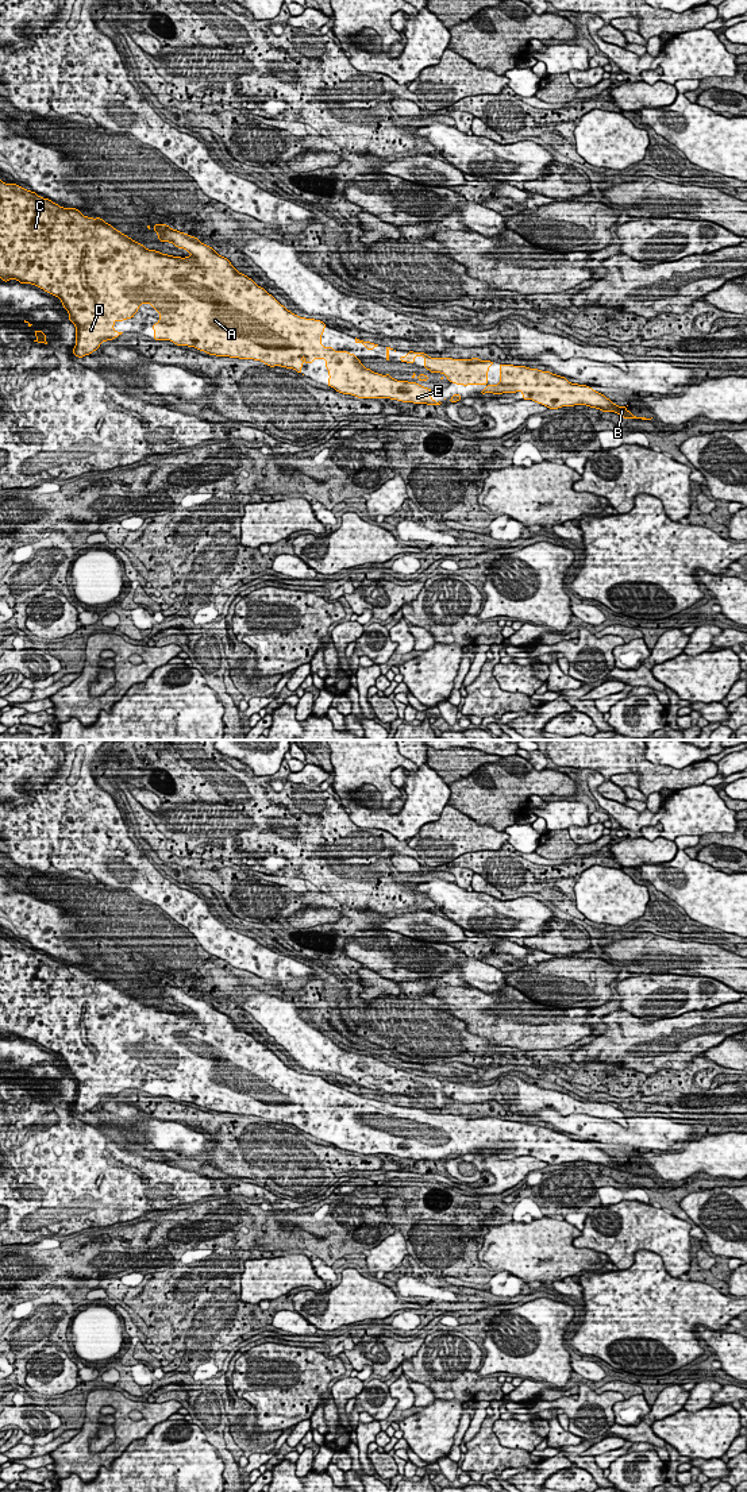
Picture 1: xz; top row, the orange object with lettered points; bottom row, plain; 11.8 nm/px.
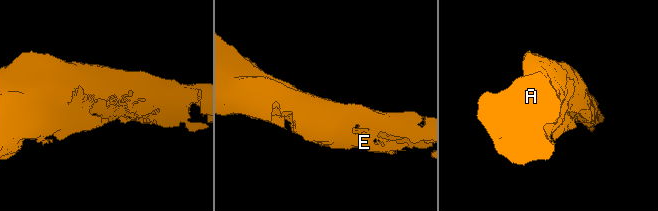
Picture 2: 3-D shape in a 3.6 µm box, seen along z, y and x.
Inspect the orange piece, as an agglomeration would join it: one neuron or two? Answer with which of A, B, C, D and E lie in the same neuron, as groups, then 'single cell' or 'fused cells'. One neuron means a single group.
groups A B C D E; single cell

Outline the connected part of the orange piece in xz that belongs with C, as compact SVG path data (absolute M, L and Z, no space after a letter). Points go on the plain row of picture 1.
M0 937L0 1034L4 1036L3 1038L15 1034L20 1040L32 1040L61 1055L63 1064L69 1068L69 1076L77 1086L76 1102L72 1107L77 1114L91 1111L100 1104L103 1098L120 1092L123 1088L116 1088L113 1080L132 1075L140 1060L151 1060L159 1068L159 1077L151 1082L154 1096L170 1096L176 1102L195 1103L216 1113L261 1117L270 1123L280 1121L285 1125L294 1125L299 1130L303 1130L301 1122L304 1119L313 1119L315 1114L324 1114L330 1131L327 1142L339 1149L358 1154L390 1154L417 1161L442 1160L431 1154L432 1149L442 1153L440 1146L431 1146L416 1138L393 1136L390 1129L386 1131L374 1129L363 1123L355 1110L323 1103L321 1090L327 1082L321 1076L305 1075L289 1068L267 1046L258 1042L247 1032L238 1029L227 1014L200 999L199 994L172 986L166 980L154 979L154 987L158 996L170 998L192 1011L181 1014L149 1006L100 974L82 972L76 964L62 964L32 947Z

